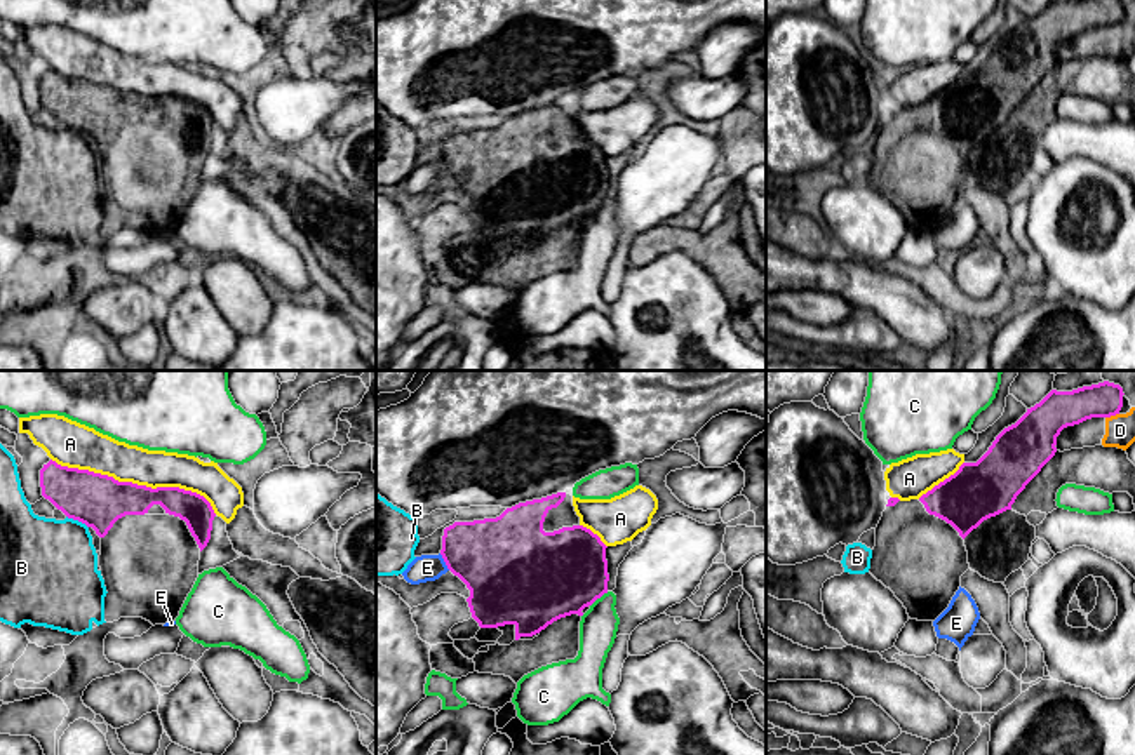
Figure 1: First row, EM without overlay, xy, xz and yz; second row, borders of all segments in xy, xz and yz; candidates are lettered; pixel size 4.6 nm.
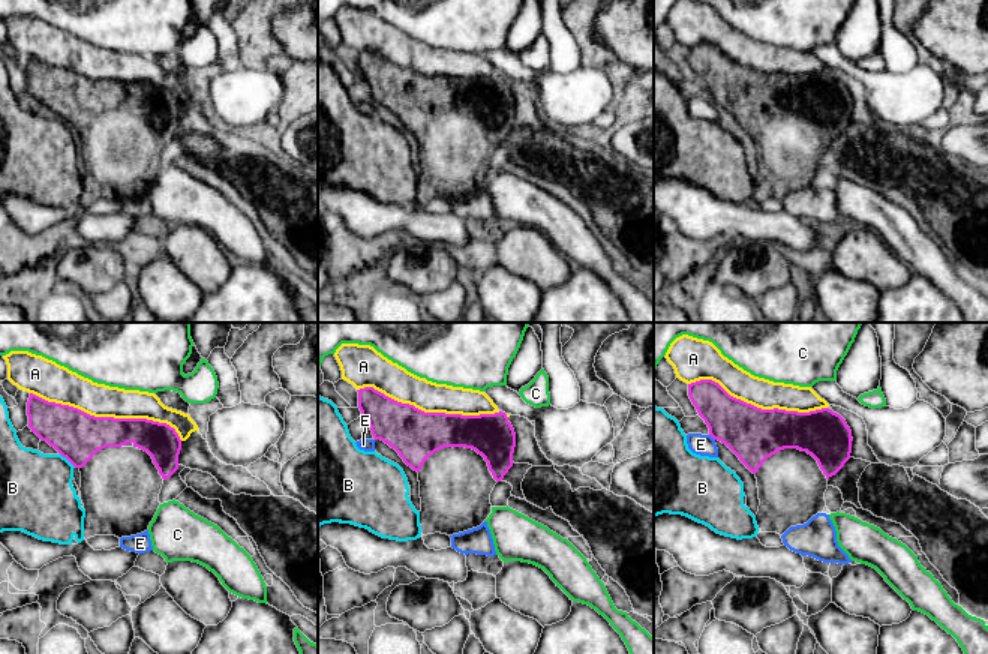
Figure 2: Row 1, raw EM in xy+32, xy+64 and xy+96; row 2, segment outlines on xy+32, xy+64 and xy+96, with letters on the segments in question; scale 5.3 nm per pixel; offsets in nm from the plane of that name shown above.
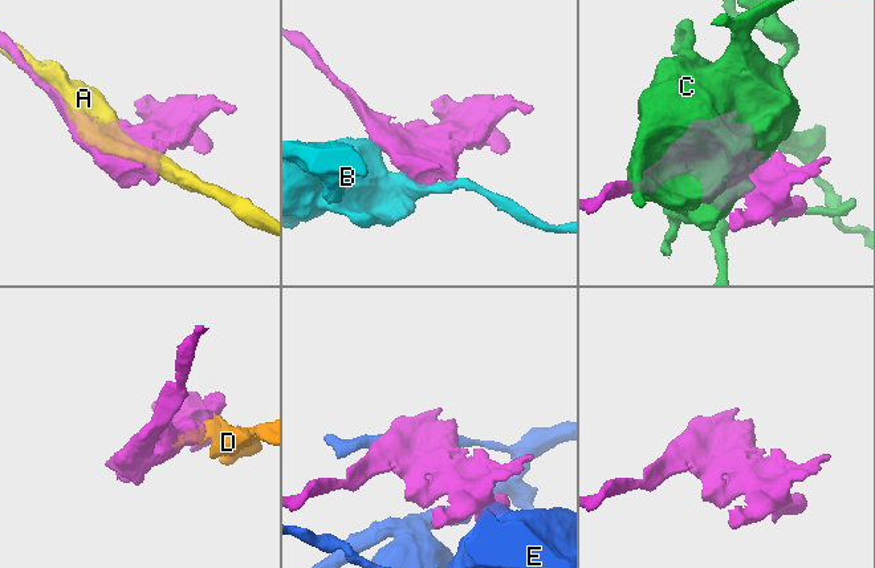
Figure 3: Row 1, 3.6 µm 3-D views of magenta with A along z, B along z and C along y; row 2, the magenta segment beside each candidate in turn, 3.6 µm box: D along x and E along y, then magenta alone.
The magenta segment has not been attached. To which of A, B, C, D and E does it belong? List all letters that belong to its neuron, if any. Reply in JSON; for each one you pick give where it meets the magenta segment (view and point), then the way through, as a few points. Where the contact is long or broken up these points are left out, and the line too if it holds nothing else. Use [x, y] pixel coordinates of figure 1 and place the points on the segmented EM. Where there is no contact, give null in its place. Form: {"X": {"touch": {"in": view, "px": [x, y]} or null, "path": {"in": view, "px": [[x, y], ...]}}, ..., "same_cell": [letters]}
{"same_cell": []}

